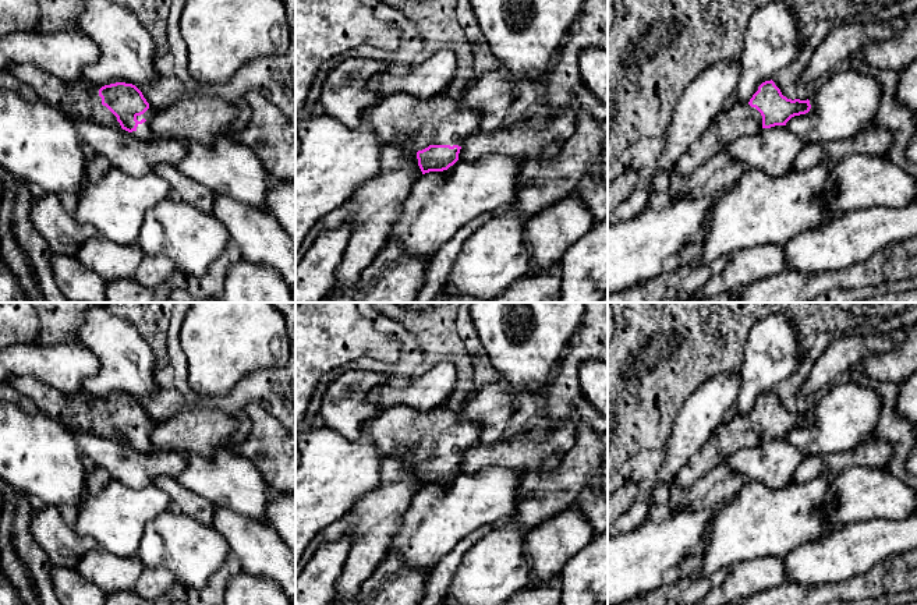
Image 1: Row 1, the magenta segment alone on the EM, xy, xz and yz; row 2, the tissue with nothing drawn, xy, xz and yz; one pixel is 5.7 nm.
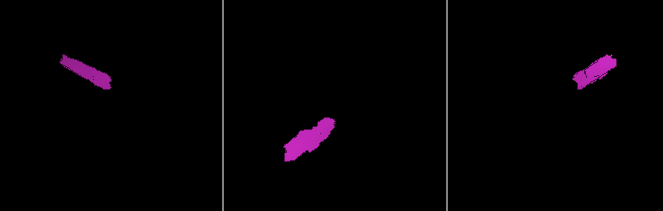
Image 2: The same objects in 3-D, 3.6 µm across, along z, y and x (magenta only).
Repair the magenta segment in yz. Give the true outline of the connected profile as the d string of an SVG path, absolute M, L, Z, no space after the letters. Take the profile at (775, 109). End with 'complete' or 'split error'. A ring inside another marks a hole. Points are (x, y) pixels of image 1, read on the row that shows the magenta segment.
M772 79L765 81L747 103L739 102L723 110L675 163L672 173L688 177L734 139L757 134L762 128L786 125L792 117L806 114L810 109L808 99L787 99Z; split error

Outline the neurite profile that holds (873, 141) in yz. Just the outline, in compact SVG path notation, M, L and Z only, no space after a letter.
M870 125L850 139L807 144L794 160L793 170L803 171L818 163L833 166L854 155L881 156L888 152L892 142L892 131Z

